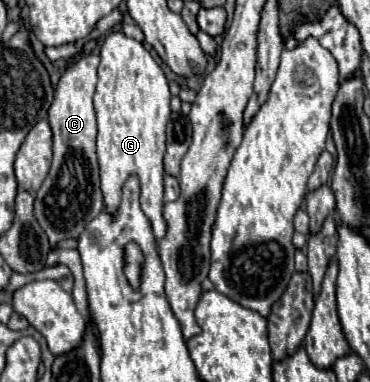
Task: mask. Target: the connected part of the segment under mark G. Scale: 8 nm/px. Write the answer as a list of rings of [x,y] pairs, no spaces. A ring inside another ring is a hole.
[[[109,31],[99,47],[99,83],[95,91],[97,111],[97,157],[101,167],[101,191],[105,209],[115,211],[125,179],[135,173],[141,181],[141,209],[153,225],[157,239],[165,235],[163,221],[163,153],[165,125],[171,115],[171,93],[163,69],[143,47],[123,31]]]

